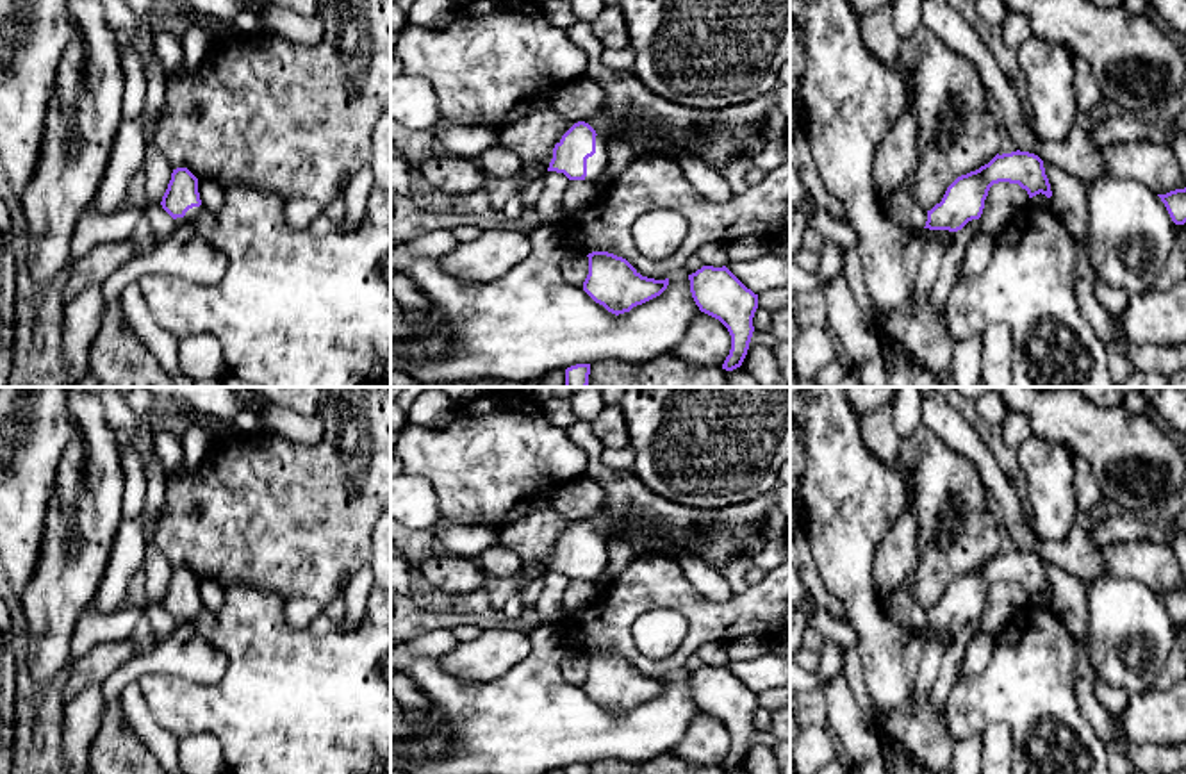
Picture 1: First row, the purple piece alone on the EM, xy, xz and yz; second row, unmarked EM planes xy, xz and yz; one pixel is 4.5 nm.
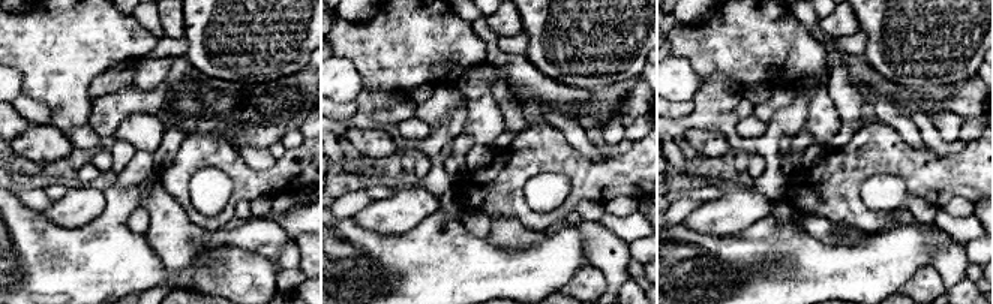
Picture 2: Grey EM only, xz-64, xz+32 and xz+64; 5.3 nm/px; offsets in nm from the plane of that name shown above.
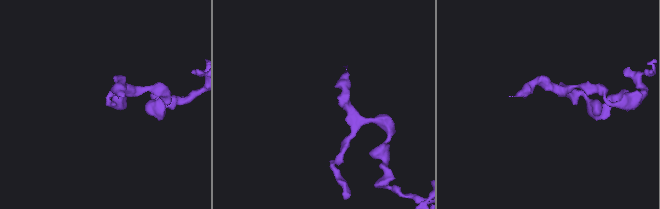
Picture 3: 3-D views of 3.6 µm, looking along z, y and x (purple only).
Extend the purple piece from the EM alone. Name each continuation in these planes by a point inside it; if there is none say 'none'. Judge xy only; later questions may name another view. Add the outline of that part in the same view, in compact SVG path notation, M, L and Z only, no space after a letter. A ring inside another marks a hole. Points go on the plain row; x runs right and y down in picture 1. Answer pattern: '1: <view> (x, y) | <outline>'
1: xy (191, 614) | M193 606L185 612L184 617L177 617L175 621L178 622L178 626L193 626L194 628L194 622L198 619L198 615L202 613L203 606Z

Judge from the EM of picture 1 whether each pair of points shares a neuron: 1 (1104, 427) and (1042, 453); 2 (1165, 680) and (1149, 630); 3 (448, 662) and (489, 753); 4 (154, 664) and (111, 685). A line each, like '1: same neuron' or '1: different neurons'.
1: different neurons
2: different neurons
3: different neurons
4: same neuron

